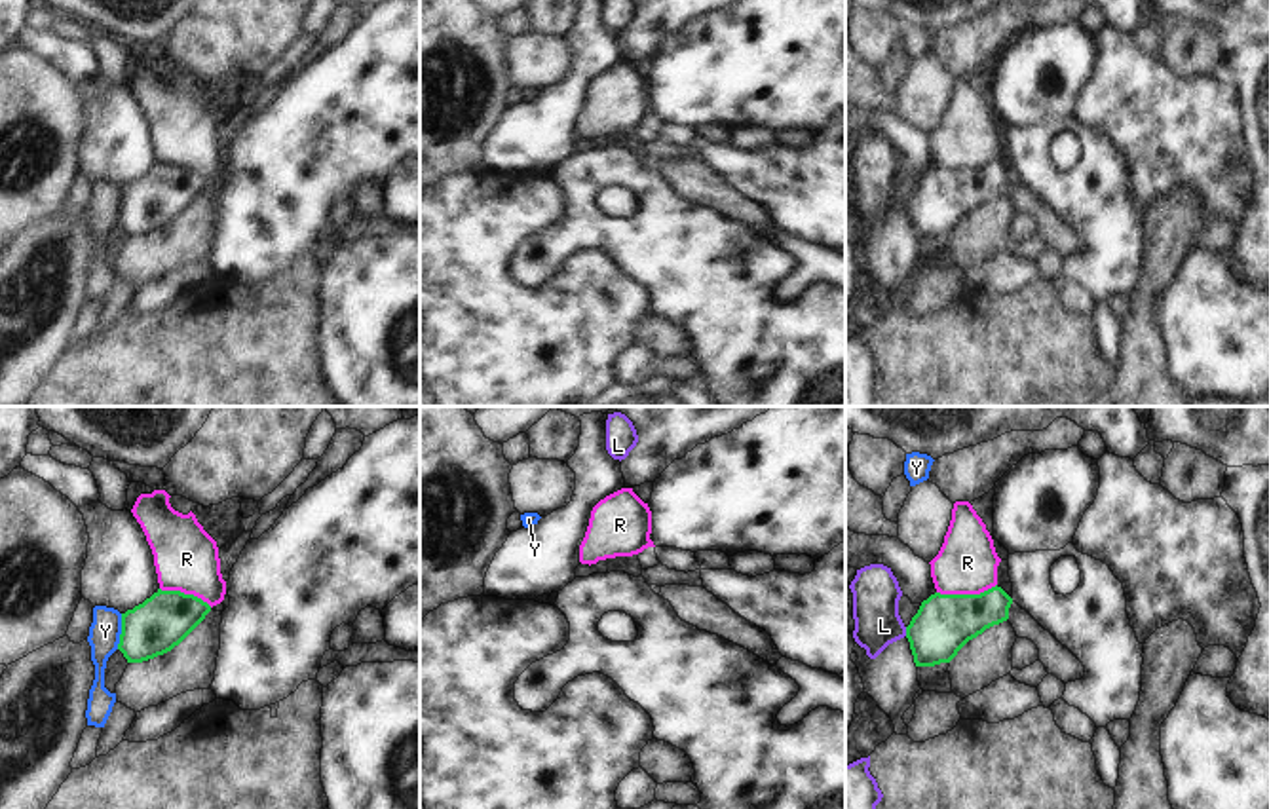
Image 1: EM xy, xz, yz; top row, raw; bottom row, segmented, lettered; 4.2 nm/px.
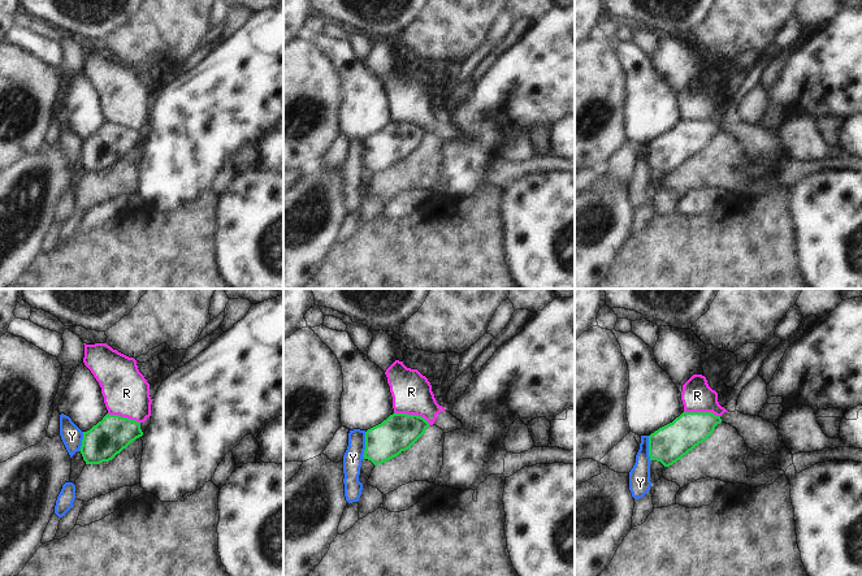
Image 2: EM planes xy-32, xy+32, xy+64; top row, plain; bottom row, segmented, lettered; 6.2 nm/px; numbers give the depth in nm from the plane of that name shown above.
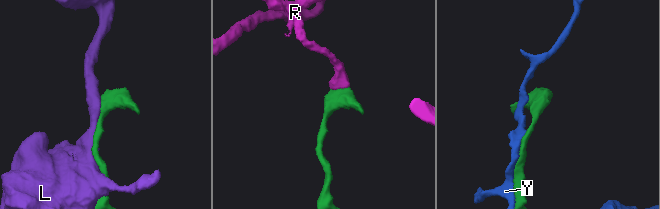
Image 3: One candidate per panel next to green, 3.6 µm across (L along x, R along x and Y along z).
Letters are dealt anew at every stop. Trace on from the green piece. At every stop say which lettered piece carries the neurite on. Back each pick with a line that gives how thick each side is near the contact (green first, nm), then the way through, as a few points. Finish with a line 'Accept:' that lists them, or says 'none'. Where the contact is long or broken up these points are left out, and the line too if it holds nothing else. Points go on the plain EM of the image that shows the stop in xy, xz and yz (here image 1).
Accept: none

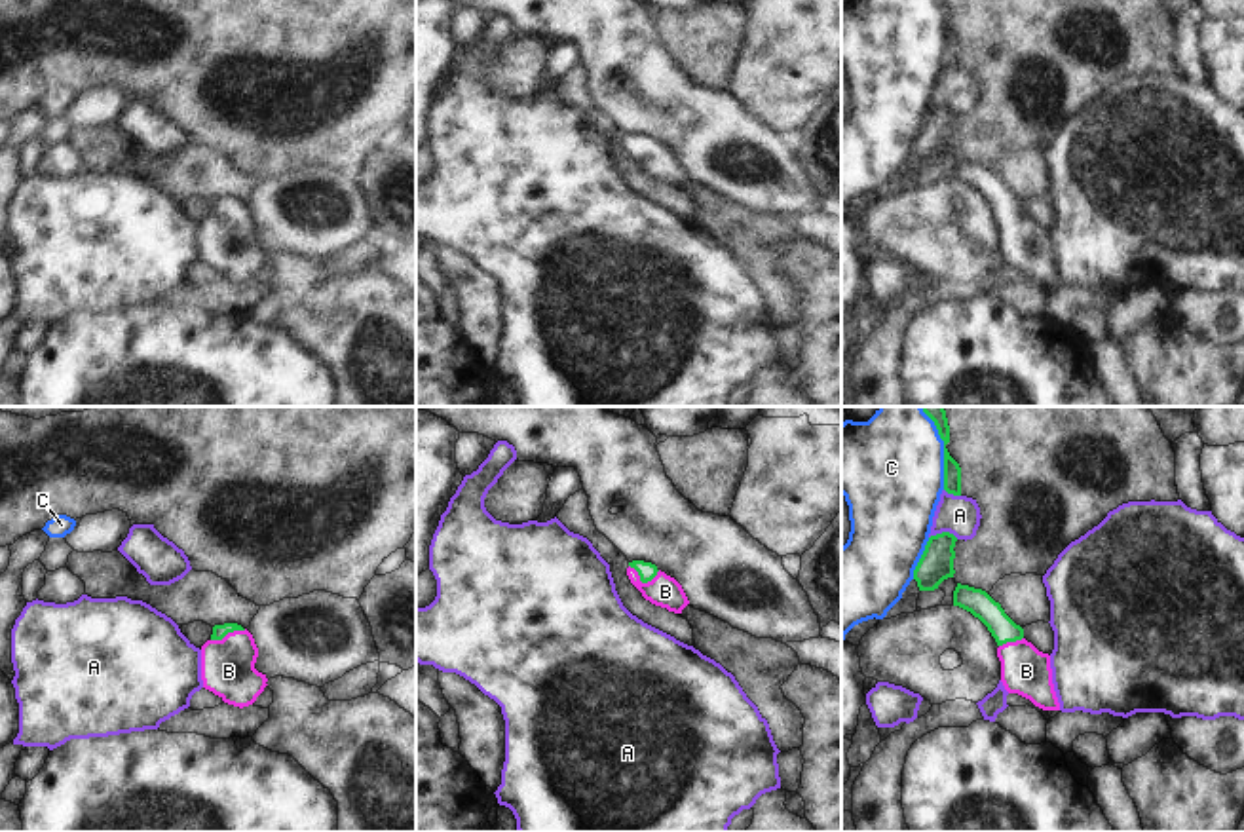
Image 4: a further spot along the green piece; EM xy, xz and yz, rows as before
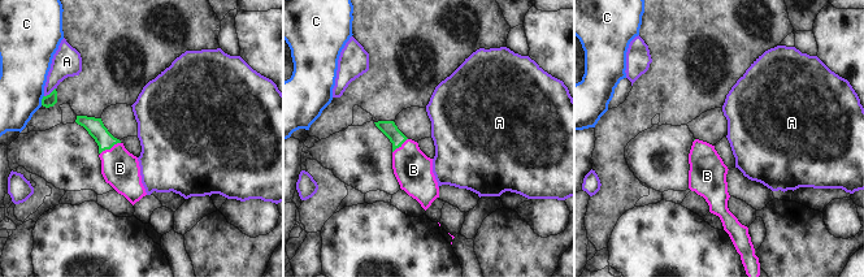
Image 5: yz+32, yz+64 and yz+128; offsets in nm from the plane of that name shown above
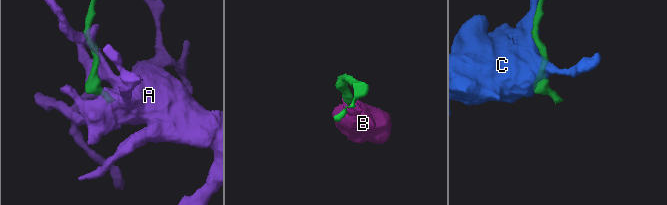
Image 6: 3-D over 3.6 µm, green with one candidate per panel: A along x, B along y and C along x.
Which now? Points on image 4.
B: 80 nm thick on the green side, 140 nm on the other; runs through xz (646, 145), (642, 156), (665, 166)
Accept: B

